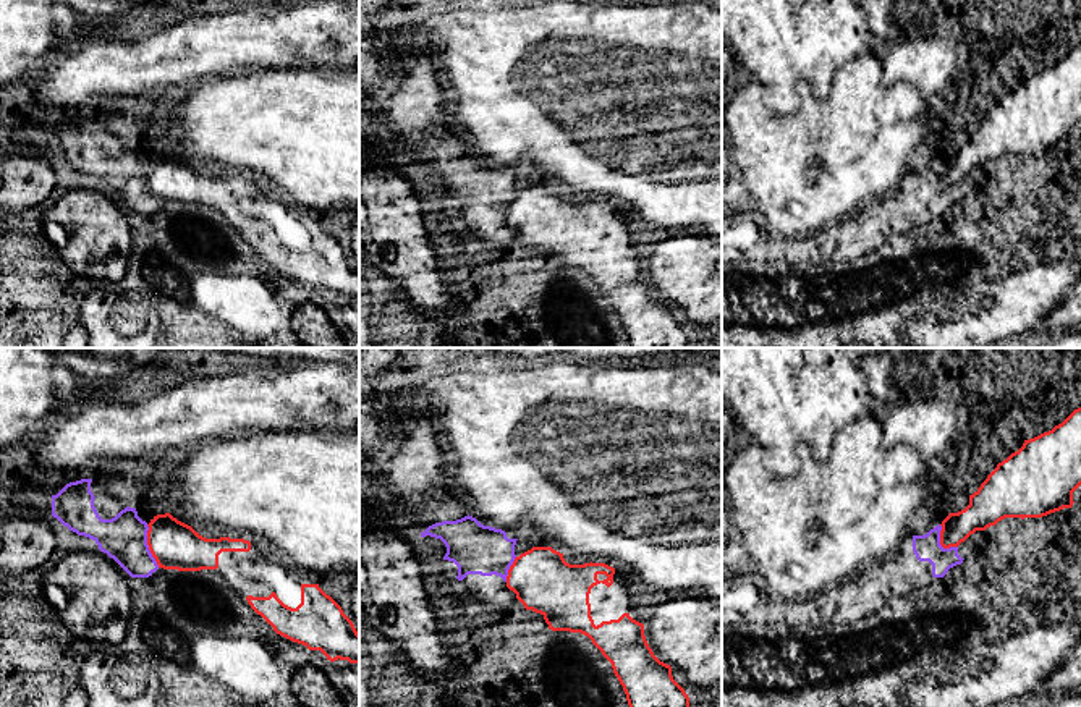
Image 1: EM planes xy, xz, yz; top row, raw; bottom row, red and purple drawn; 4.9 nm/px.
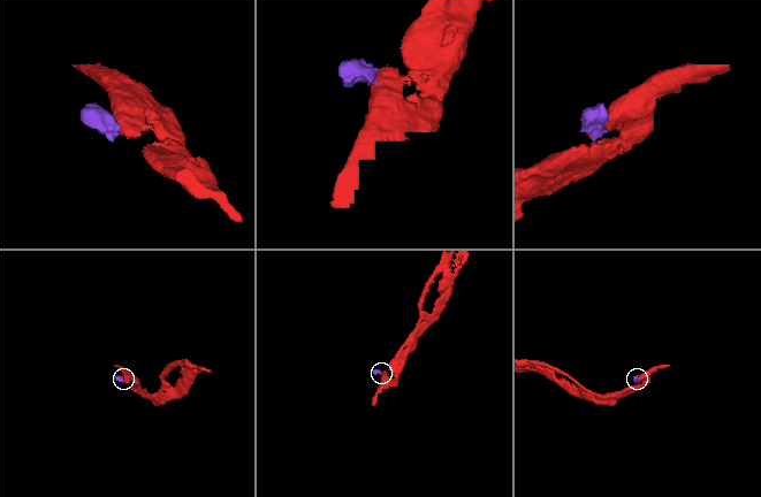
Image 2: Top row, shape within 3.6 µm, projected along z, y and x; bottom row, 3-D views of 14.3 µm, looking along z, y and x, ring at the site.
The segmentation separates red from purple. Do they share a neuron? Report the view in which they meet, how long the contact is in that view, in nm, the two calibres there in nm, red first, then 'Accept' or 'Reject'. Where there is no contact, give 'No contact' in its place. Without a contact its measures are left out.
Touches red in xy. Shared border 220 nm. Thickness 240 nm (red) against 220 nm. Reject

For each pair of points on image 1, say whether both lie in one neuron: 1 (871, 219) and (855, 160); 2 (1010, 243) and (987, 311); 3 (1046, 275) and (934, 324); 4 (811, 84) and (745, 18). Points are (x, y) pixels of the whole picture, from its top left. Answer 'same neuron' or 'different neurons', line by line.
1: different neurons
2: different neurons
3: same neuron
4: same neuron

